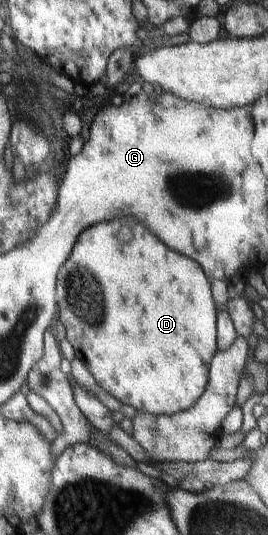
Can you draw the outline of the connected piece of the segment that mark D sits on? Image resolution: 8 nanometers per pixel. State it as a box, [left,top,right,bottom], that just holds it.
[56,216,218,416]

